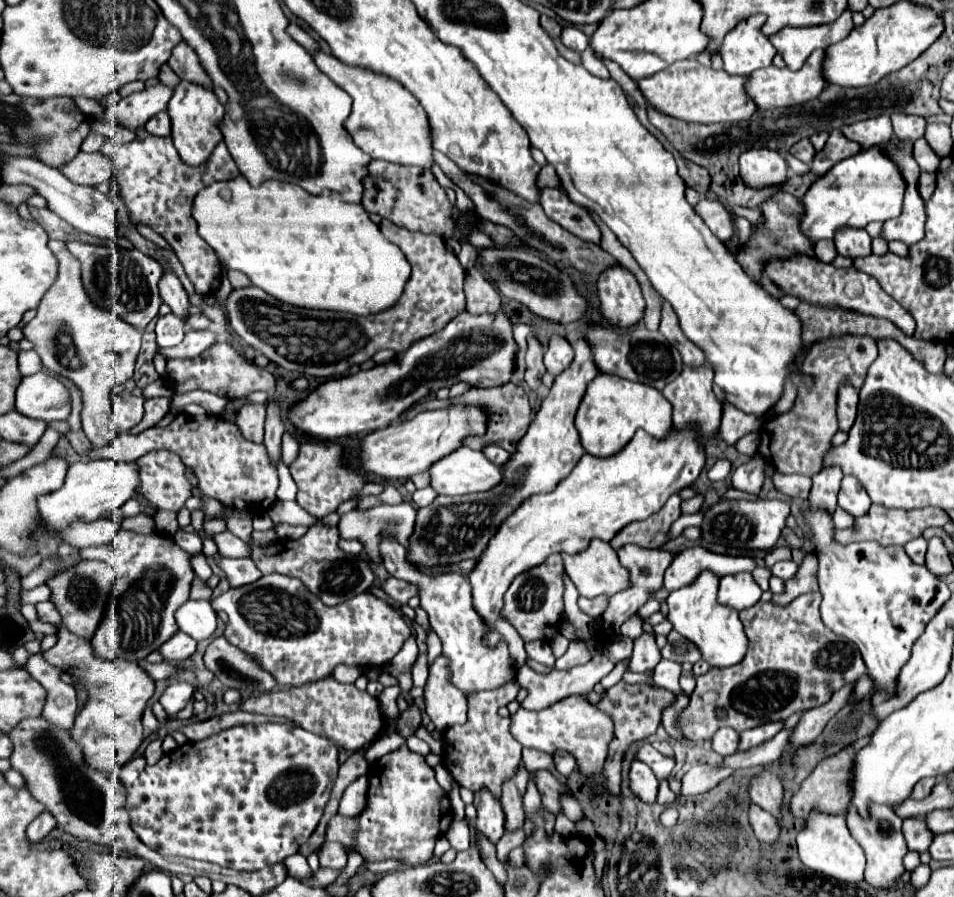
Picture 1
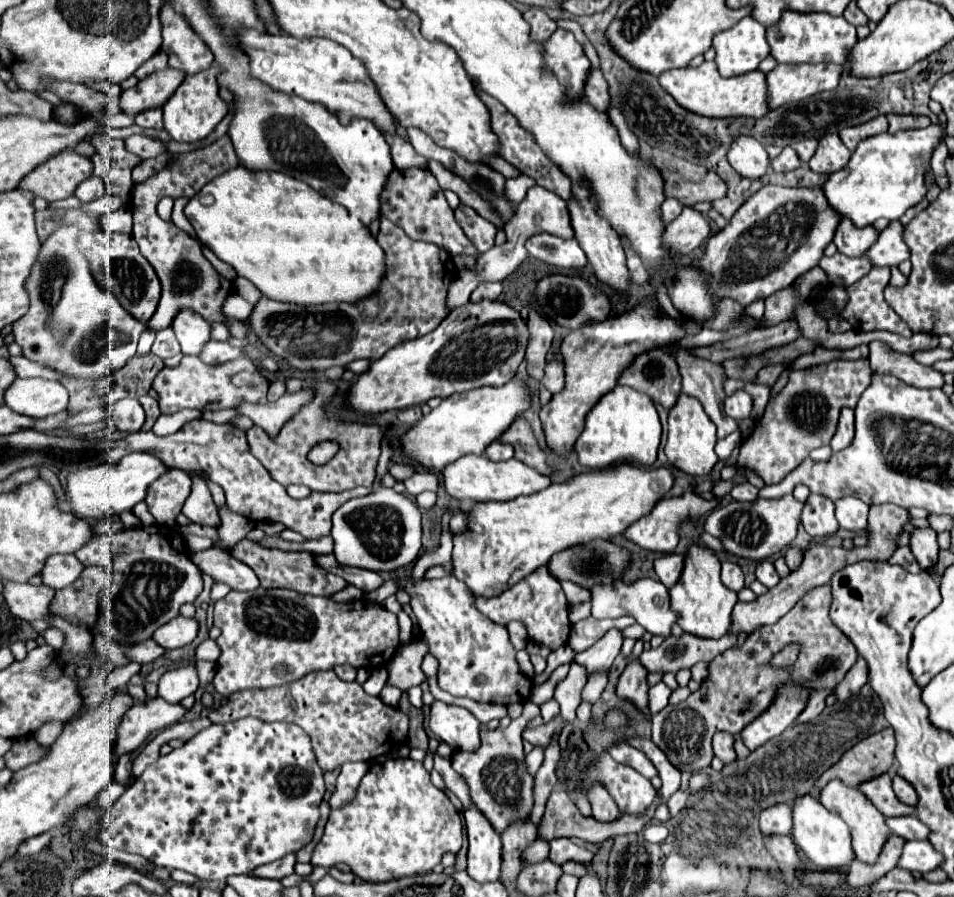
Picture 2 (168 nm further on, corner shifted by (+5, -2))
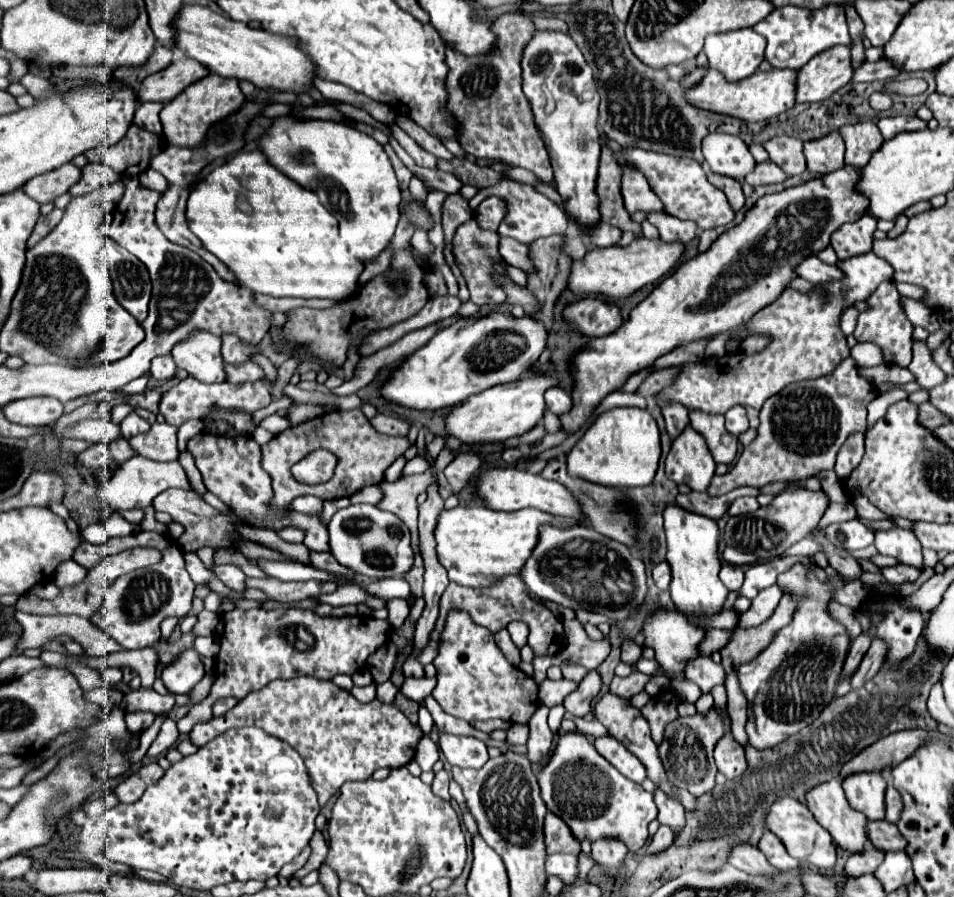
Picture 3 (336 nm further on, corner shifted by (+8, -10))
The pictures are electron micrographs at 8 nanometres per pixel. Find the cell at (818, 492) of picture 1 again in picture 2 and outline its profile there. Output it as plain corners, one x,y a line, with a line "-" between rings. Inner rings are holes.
811,493
803,509
803,527
811,537
829,537
839,529
833,501

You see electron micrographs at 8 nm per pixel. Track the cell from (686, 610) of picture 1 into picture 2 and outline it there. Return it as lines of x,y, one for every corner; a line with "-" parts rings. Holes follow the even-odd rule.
691,545
685,555
685,567
679,581
669,589
671,609
679,613
679,627
685,633
693,633
697,637
713,637
719,639
729,633
731,627
731,611
737,603
737,593
723,587
719,577
721,561
715,553
703,545

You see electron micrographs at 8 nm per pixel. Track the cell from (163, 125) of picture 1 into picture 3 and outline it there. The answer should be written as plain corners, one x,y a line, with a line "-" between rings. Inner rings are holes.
140,103
136,113
134,113
134,125
138,127
144,127
146,131
152,131
156,135
162,133
162,127
160,127
160,119
158,119
158,113
160,113
162,105
158,103

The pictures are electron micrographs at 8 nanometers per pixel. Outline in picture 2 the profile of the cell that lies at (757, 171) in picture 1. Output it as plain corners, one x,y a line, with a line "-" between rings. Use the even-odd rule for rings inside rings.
739,137
727,151
729,165
749,179
759,179
769,169
769,155
765,147
753,137

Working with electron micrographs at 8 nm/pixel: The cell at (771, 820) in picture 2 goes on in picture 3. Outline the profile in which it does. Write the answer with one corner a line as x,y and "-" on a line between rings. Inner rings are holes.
766,831
758,843
758,849
766,855
766,859
778,867
778,869
784,869
784,871
792,871
798,867
798,859
792,859
788,853
786,853
786,847
784,843
772,833
772,831

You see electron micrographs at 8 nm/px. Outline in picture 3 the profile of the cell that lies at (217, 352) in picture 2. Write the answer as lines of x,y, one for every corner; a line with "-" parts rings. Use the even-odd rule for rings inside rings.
224,363
224,373
226,379
230,383
246,383
246,381
256,381
256,379
264,379
264,371
252,363

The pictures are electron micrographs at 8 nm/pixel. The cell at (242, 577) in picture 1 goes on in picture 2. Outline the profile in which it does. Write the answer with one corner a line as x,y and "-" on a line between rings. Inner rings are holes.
211,547
207,551
199,551
191,555
193,563
215,581
227,583
235,591
255,591
259,587
257,575
231,553

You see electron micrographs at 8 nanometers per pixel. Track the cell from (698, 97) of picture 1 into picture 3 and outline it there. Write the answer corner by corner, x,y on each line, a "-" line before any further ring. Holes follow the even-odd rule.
708,69
704,79
698,85
684,89
684,97
688,99
688,103
692,103
698,109
736,117
736,119
742,119
748,123
768,121
772,117
778,117
780,113
784,113
786,109
790,109
794,105
794,91
792,91
794,77
796,77
796,71
772,69
768,73
758,71
756,75
740,81
740,83
728,83
716,69

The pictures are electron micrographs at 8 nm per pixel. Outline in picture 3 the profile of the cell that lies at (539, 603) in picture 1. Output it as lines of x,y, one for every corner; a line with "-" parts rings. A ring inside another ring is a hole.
508,577
508,579
504,579
504,583
496,583
496,587
484,587
480,591
472,591
470,587
460,587
456,583
450,583
450,587
444,591
444,595
440,599
440,615
438,615
438,621
434,625
434,631
430,633
432,637
430,637
428,645
424,645
424,649
418,651
420,655
416,655
422,665
432,663
432,659
436,657
436,647
434,645
438,643
440,631
444,627
446,613
450,609
454,609
454,607
468,611
470,617
474,619
474,623
488,627
492,633
498,633
510,621
524,621
528,625
528,629
530,629
528,645
534,649
536,655
558,655
564,649
564,629
562,629
562,623
554,617
554,613
542,601
530,597
530,593
526,589
526,583
520,577

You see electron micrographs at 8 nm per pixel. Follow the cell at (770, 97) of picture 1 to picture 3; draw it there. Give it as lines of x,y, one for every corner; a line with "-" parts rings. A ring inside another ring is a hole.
832,47
796,71
796,103
824,101
850,79
850,47

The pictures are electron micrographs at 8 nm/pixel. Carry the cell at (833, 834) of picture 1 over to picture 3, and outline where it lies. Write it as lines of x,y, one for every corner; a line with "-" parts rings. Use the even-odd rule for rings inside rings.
782,797
780,801
776,801
768,811
766,825
772,833
776,833
782,839
790,857
794,857
802,863
810,863
818,869
832,869
836,865
836,843
834,843
834,839
814,819
814,815
808,811
808,807
802,805
800,801
792,799
792,797

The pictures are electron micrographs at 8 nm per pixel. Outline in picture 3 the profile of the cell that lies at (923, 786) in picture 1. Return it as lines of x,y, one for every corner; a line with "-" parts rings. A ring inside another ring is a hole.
888,787
886,791
886,821
890,823
896,823
902,815
902,809
904,809
904,803
902,803
902,795
896,787

